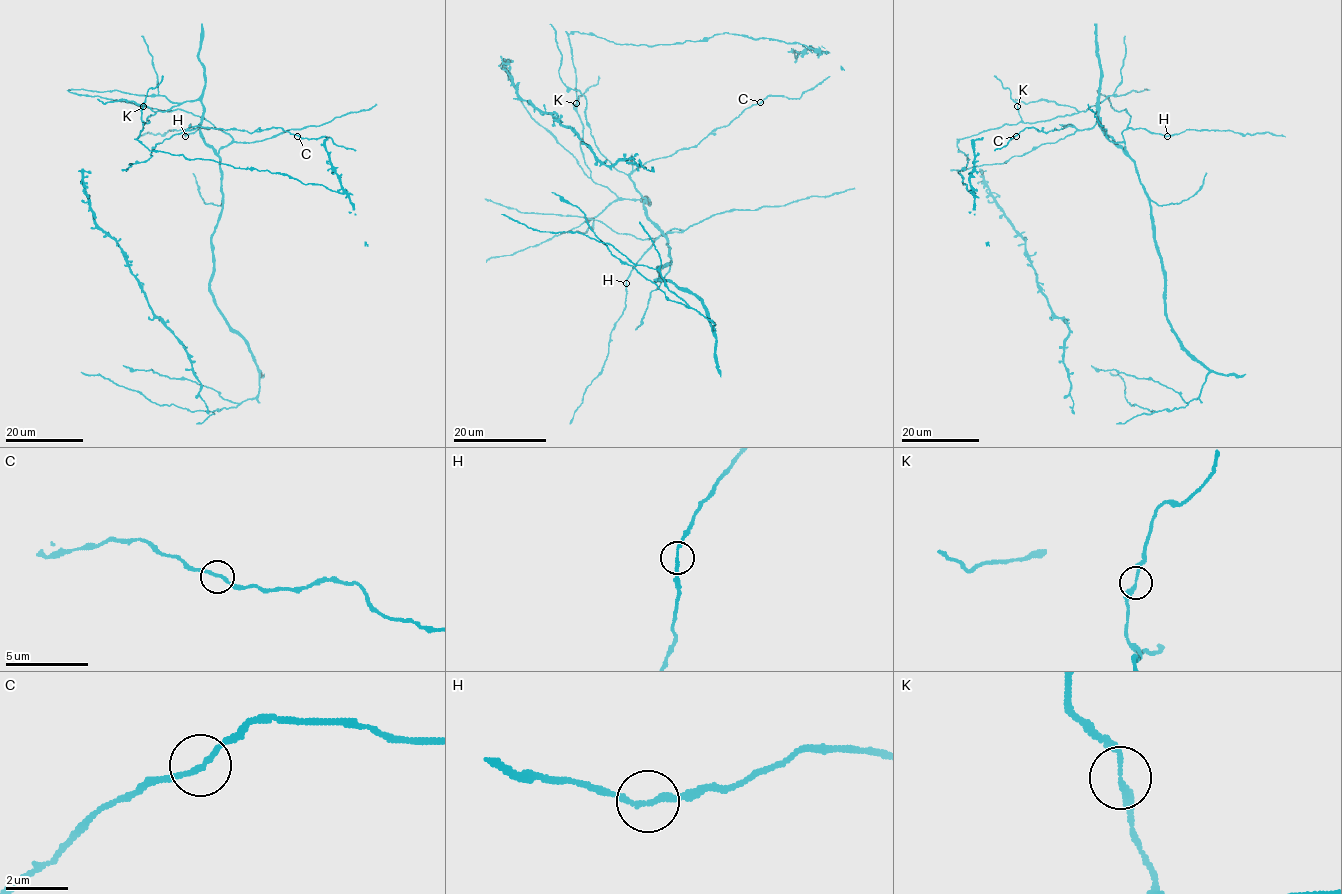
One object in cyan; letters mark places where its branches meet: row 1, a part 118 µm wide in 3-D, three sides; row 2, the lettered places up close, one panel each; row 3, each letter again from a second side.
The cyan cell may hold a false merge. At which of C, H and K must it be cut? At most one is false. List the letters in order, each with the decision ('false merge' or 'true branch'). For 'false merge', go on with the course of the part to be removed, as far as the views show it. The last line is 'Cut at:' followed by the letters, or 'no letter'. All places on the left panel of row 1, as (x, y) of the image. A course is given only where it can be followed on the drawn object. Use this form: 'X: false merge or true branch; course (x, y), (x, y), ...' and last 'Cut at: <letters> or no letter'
C: true branch
H: true branch
K: true branch
Cut at: no letter

